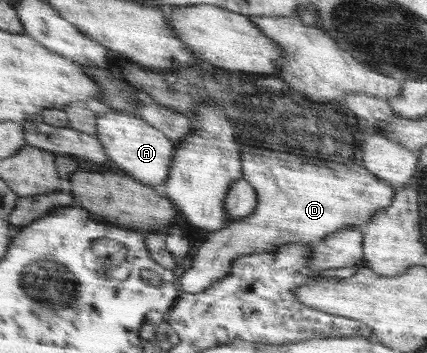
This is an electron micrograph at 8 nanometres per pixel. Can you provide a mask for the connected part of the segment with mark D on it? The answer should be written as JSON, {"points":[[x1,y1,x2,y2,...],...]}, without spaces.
{"points":[[247,146,240,151,241,177,247,181,257,192,257,205,249,217,241,217,227,223,223,229,208,234,208,238,198,248,197,254,192,259,189,269,182,273,182,293,197,293,211,287,217,280,223,279,231,271,234,259,243,255,273,252,279,246,303,241,313,245,314,242,325,236,341,231,345,227,364,226,377,211,389,207,396,195,396,190,382,179,375,177,360,163,355,165,337,165,336,162,315,163,281,151,269,151]]}

